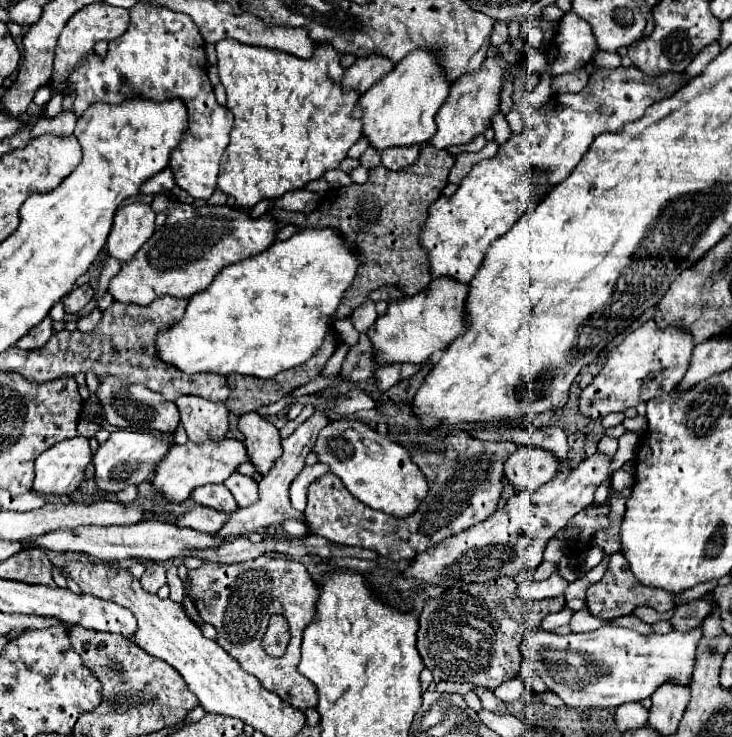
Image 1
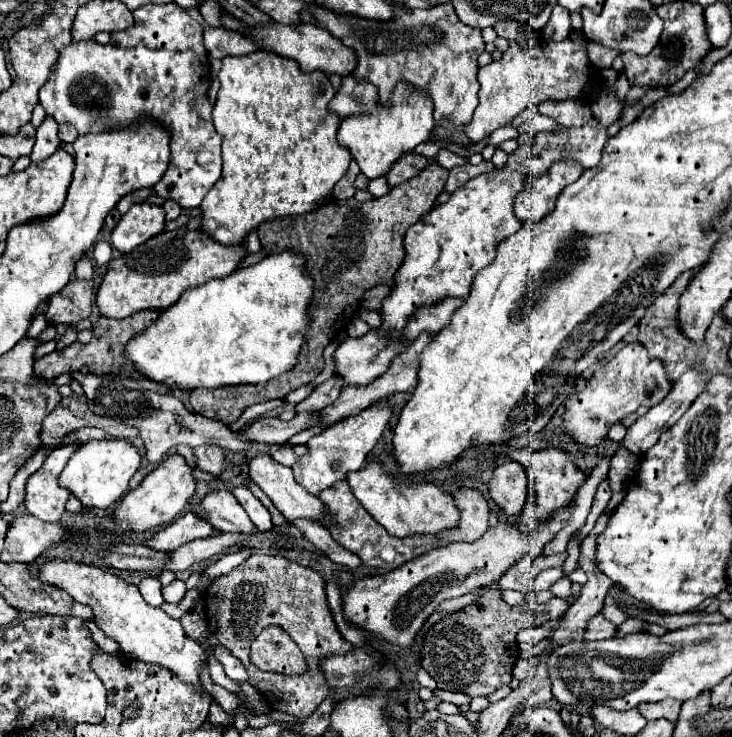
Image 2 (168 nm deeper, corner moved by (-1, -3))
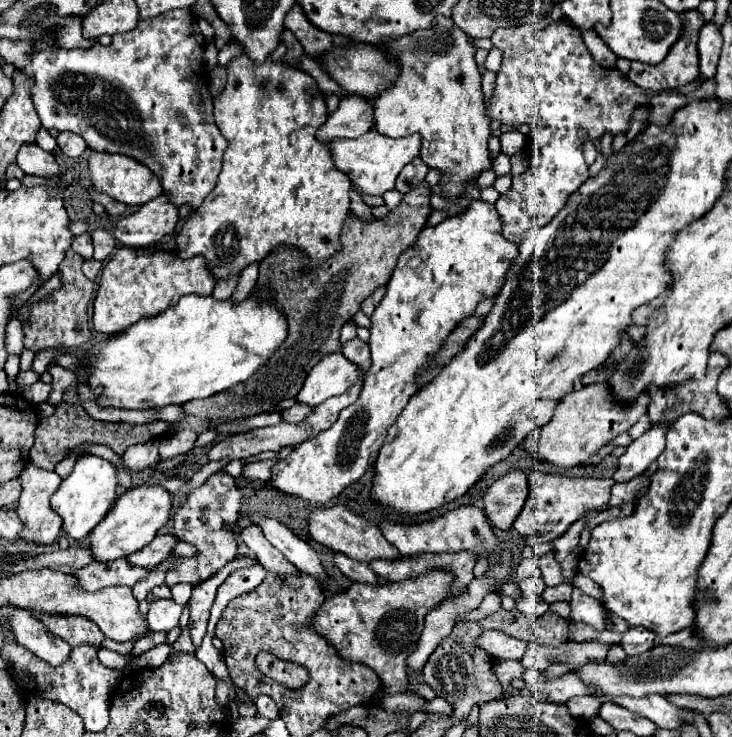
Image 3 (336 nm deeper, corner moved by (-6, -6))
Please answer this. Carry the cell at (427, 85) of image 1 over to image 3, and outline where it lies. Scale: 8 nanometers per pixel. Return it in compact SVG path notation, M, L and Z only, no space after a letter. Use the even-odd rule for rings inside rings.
M372 130L372 132L356 138L356 140L336 138L336 140L330 142L330 148L332 148L336 168L350 176L352 186L360 194L382 196L384 192L394 188L394 182L396 182L396 176L400 174L400 170L412 158L416 158L420 154L420 144L422 144L420 134L410 134L410 136L404 136L404 138L388 138L388 136L382 136L380 132Z

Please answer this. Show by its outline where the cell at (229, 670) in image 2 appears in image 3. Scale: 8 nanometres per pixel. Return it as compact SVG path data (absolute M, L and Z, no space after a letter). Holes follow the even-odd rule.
M258 696L258 698L254 700L254 704L256 704L260 716L264 716L264 718L272 718L272 720L278 718L278 708L276 708L276 704L274 704L268 696Z

